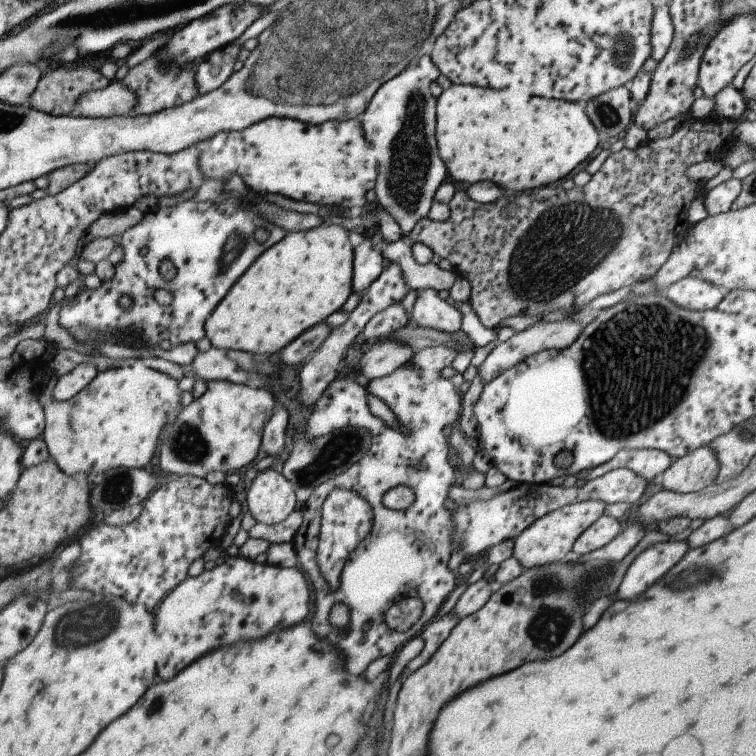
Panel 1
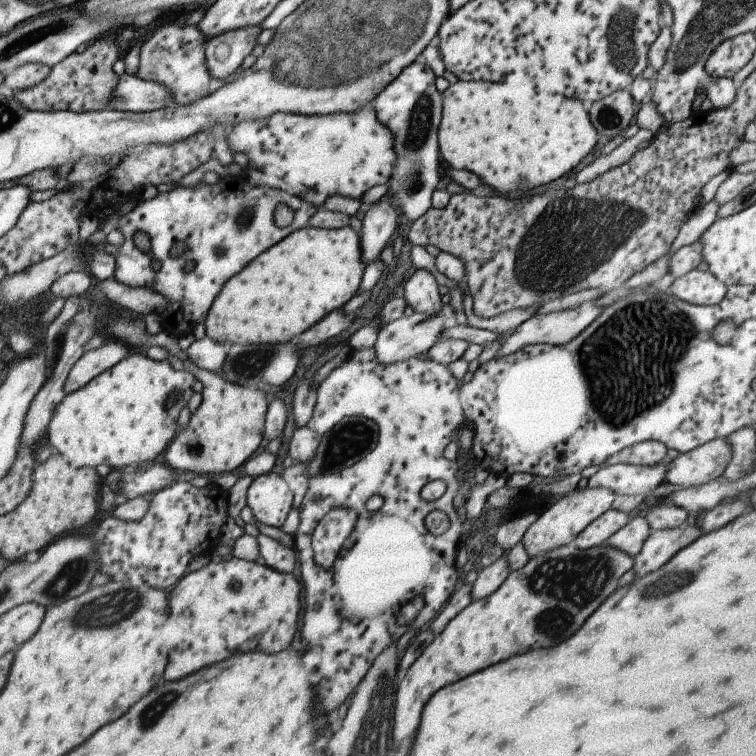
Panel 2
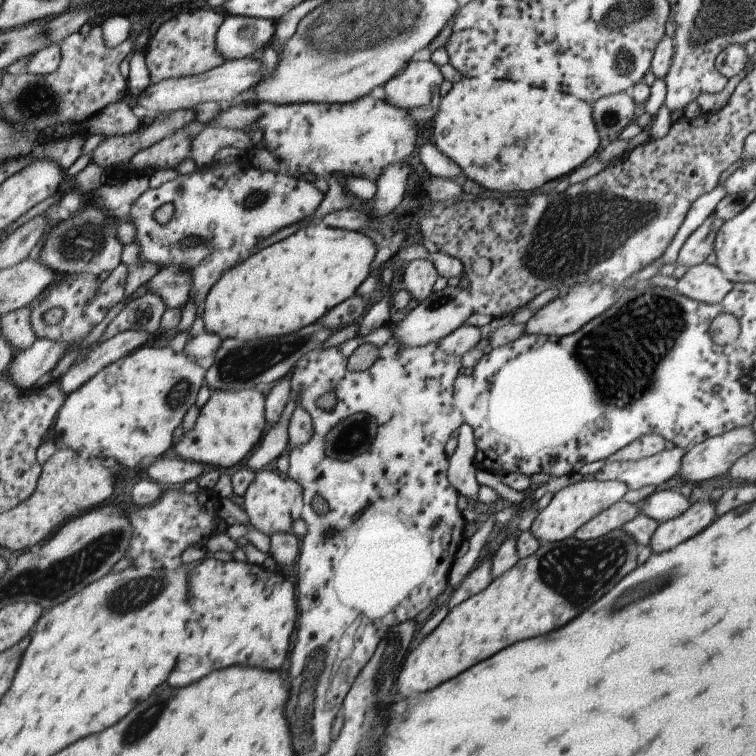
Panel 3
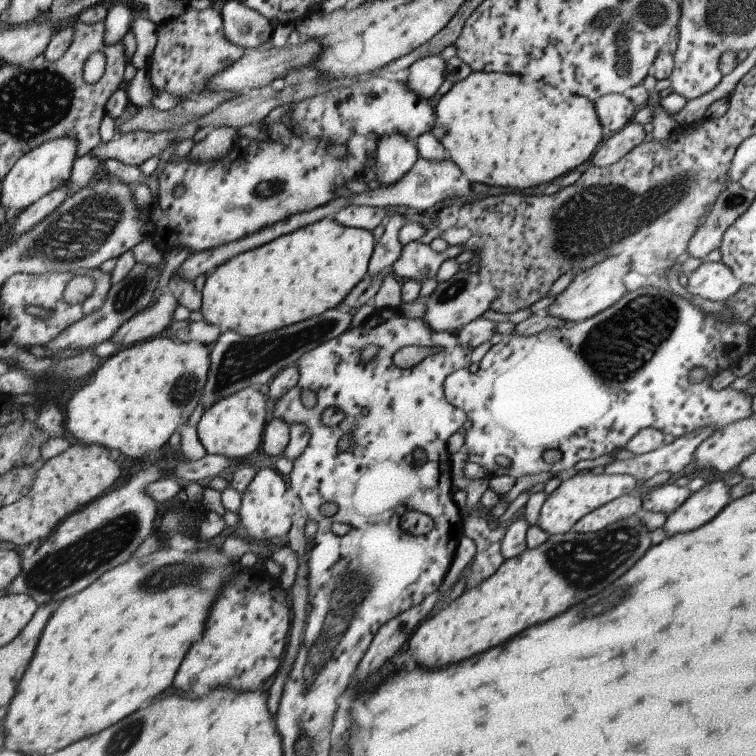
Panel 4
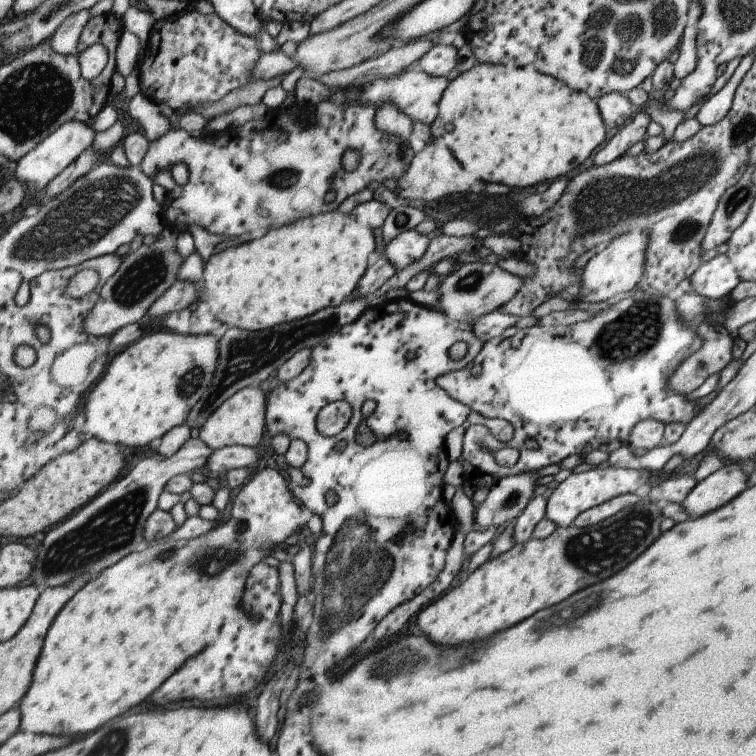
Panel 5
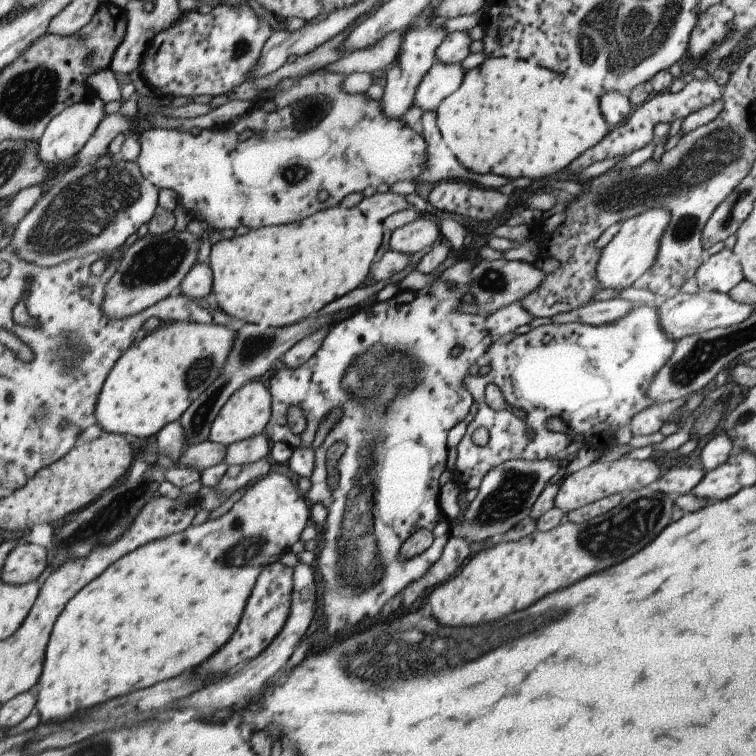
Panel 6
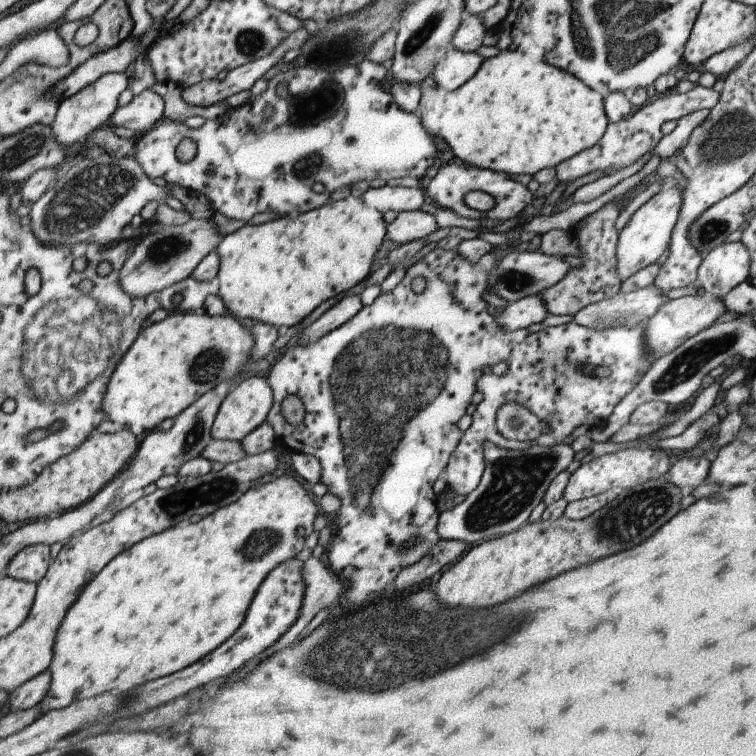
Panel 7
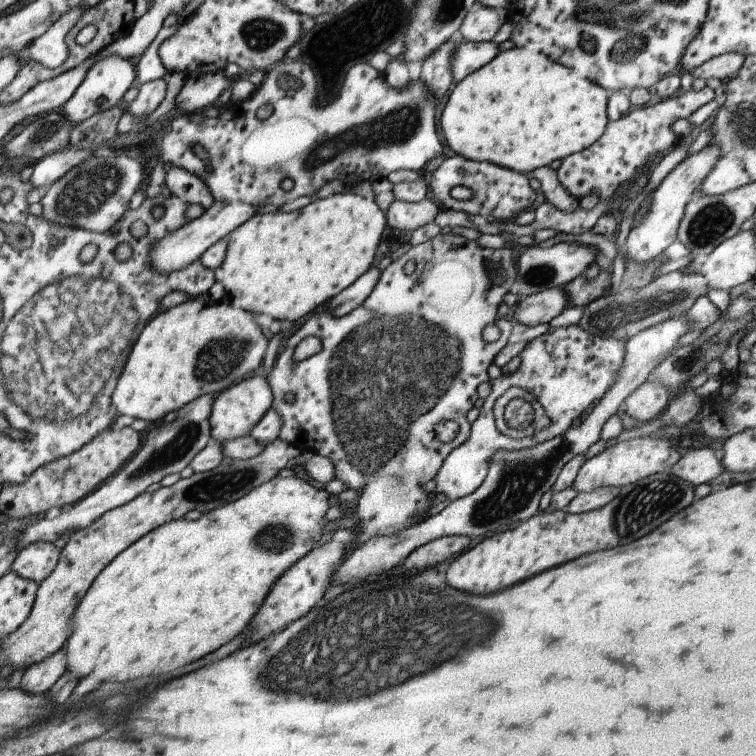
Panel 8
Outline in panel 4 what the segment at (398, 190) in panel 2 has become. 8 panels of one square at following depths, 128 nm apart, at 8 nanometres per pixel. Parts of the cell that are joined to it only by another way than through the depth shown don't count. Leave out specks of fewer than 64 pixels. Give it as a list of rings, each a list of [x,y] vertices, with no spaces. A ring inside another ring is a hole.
[[[440,54],[415,61],[405,75],[407,86],[413,92],[417,92],[421,98],[433,98],[439,86],[443,86],[445,82],[446,63]]]

